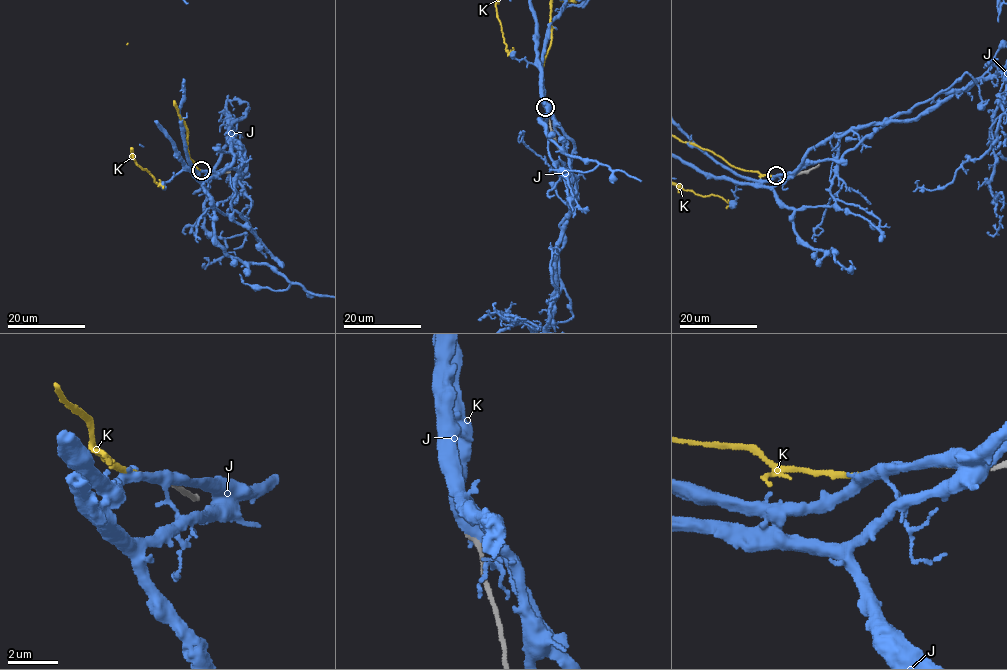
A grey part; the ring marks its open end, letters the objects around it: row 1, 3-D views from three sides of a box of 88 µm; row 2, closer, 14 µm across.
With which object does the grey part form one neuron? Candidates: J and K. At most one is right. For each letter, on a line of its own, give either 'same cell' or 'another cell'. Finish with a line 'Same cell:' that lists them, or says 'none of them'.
J: another cell
K: same cell
Same cell: K

